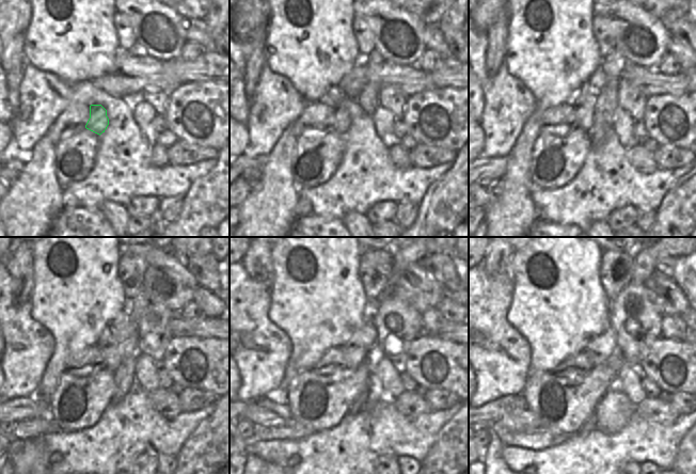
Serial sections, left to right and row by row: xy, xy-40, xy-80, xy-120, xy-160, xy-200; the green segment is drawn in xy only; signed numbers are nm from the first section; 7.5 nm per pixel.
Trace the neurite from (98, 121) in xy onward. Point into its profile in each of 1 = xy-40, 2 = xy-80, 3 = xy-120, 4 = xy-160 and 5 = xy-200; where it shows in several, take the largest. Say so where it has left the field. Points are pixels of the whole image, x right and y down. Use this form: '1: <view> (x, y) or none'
1: xy-40 (341, 125)
2: xy-80 (584, 103)
3: xy-120 (109, 343)
4: xy-160 (356, 351)
5: xy-200 (599, 351)

